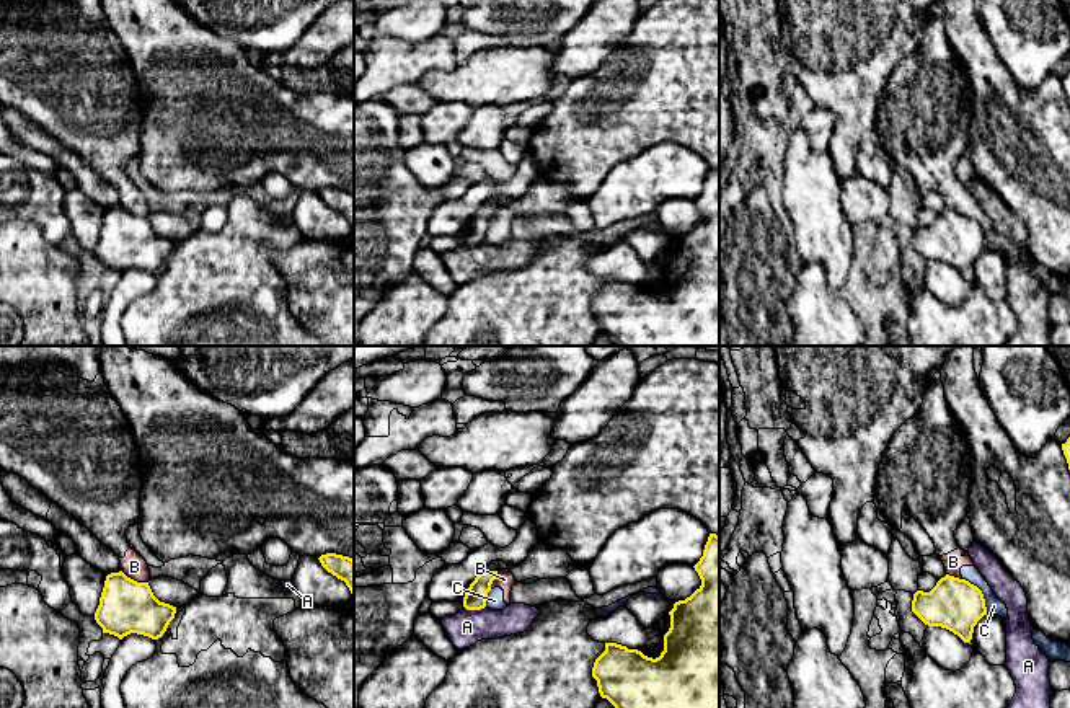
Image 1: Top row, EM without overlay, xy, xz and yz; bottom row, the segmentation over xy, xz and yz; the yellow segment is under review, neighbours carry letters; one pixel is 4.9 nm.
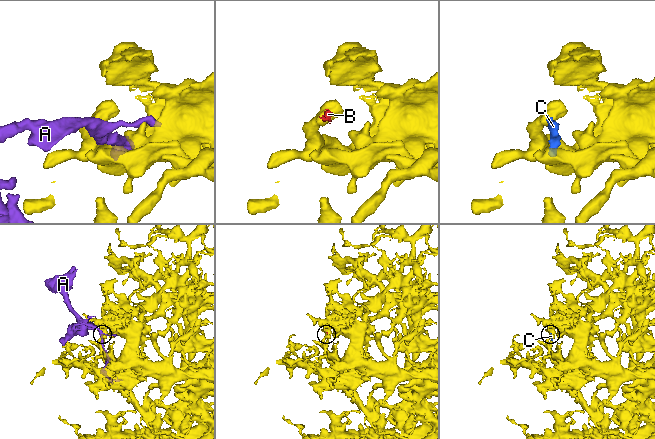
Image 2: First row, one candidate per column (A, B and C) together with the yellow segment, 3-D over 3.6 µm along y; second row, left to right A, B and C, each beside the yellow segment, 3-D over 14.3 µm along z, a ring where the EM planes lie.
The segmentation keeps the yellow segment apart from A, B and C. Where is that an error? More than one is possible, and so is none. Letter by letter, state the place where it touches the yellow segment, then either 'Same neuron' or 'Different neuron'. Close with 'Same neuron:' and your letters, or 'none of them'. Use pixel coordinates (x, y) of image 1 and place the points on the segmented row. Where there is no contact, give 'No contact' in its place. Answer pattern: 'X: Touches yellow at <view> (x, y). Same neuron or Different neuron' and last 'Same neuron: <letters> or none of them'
A: Touches yellow at xz (475, 609). Different neuron
B: Touches yellow at xy (132, 579). Different neuron
C: Touches yellow at yz (981, 592). Different neuron
Same neuron: none of them

